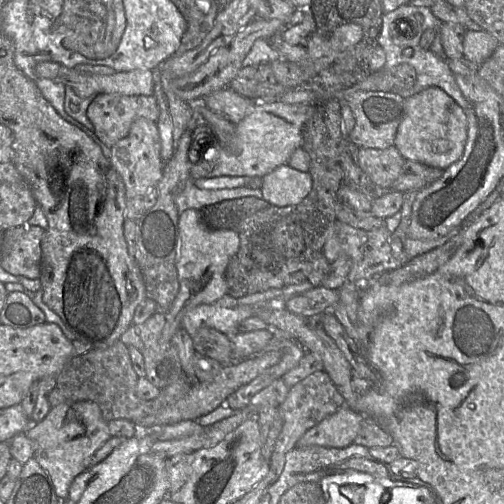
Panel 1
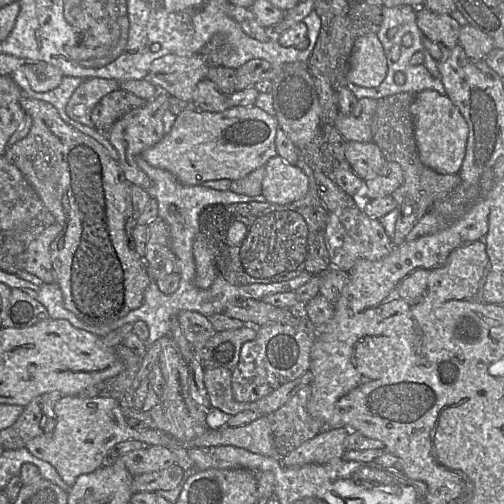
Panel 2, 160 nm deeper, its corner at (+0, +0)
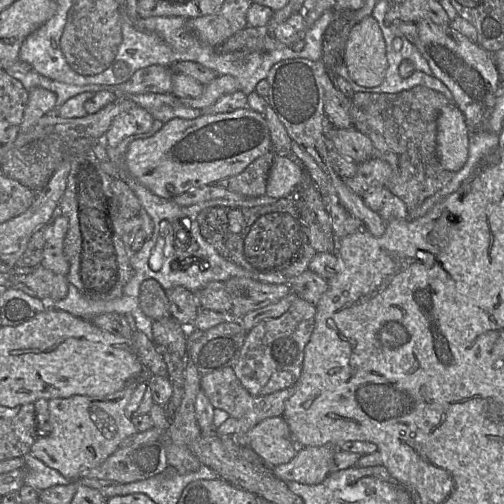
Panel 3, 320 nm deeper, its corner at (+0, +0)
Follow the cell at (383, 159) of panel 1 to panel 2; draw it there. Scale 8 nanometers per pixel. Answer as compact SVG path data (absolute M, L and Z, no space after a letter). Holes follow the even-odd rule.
M348 141L345 158L351 169L364 181L378 176L387 162L373 141Z

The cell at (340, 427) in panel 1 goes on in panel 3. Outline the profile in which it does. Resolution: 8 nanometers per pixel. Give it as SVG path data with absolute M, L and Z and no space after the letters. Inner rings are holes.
M333 445L298 447L292 460L273 467L272 471L284 482L319 484L332 472L335 452Z

